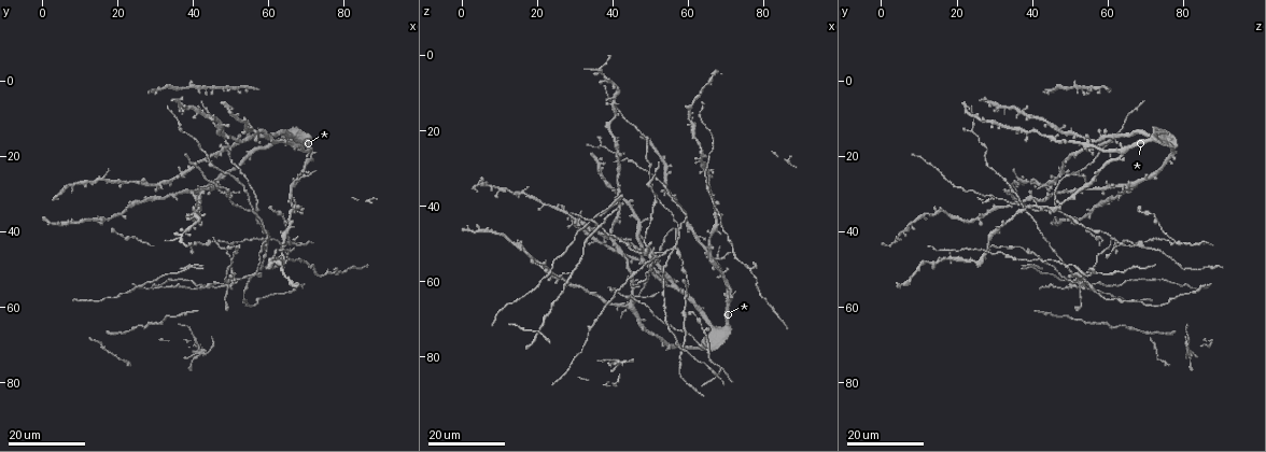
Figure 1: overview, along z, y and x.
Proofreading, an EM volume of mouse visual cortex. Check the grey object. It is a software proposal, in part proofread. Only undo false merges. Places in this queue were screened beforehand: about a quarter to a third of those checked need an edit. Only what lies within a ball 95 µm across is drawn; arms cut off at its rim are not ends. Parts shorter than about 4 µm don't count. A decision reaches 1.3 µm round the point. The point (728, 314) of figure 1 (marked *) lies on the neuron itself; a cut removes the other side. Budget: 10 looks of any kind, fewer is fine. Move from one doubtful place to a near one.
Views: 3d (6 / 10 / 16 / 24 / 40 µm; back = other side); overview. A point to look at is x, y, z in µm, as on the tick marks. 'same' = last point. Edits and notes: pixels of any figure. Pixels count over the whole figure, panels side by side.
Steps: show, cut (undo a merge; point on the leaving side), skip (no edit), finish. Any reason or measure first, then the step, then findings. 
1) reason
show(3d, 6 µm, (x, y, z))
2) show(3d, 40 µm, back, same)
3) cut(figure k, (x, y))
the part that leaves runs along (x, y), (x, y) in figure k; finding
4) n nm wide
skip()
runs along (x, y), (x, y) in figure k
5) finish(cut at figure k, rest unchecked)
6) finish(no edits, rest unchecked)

four-way junction
show(3d, 16 µm, (66.5, 28.0, 54.0))

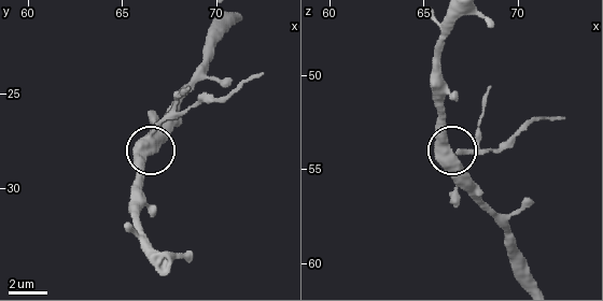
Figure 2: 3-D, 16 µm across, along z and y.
show(3d, 6 µm, (66.5, 27.4, 54.2))

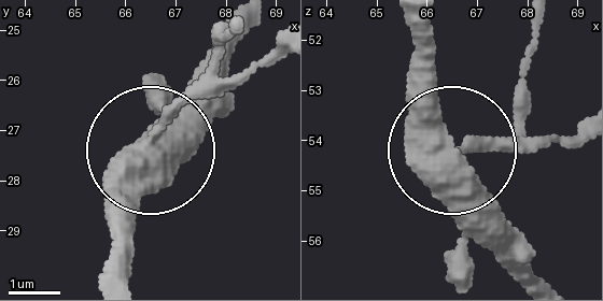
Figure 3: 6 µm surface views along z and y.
cut(figure 3, (214, 82))
the part that leaves runs along (159, 132), (185, 102), (276, 60) in figure 3; two neurons meet here

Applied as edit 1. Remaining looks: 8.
three-way junction
show(3d, 16 µm, (49.5, 20.0, 57.0))

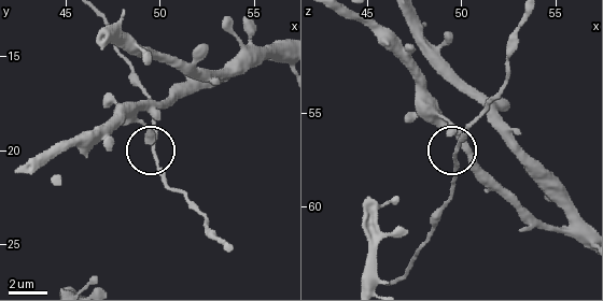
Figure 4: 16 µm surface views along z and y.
show(3d, 10 µm, (49.8, 20.5, 56.9))

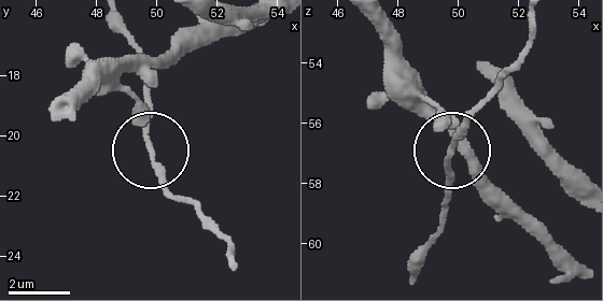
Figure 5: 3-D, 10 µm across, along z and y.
130 nm wide
skip()
runs along (551, 244), (423, 100), (451, 149), (451, 196) in figure 5; one neuron here

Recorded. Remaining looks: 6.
two arms in line, one across
show(3d, 16 µm, (55.5, 52.0, 52.0))

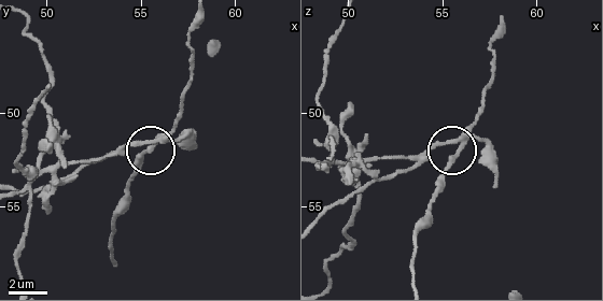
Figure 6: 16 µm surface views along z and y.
show(3d, 10 µm, (55.6, 51.4, 51.5))

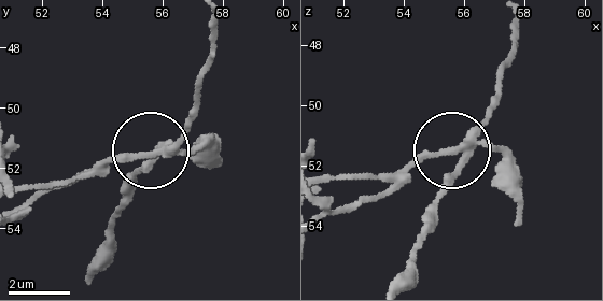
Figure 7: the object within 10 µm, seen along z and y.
cut(figure 7, (494, 182))
the part that leaves runs along (467, 145), (416, 155), (384, 175), (323, 178) in figure 7; two neurons meet here

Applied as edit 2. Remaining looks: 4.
branch point
show(3d, 16 µm, (69.0, 43.0, 83.0))

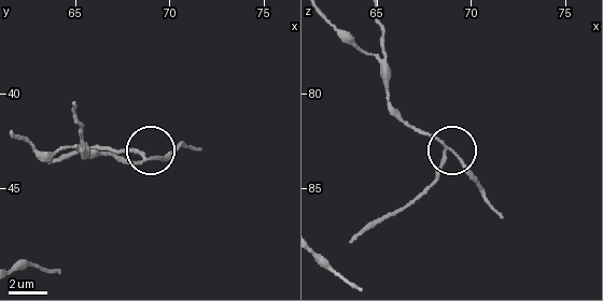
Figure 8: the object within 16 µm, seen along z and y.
show(3d, 10 µm, (68.8, 43.4, 83.0))

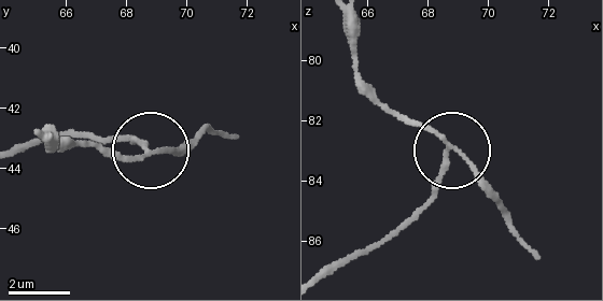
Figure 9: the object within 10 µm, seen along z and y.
cut(figure 9, (135, 137))
the part that leaves runs along (447, 147), (426, 199), (319, 275) in figure 9; a second neuron is stuck on

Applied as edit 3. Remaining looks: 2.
finish(cut at figure 3, cut at figure 7, cut at figure 9, rest unchecked)

